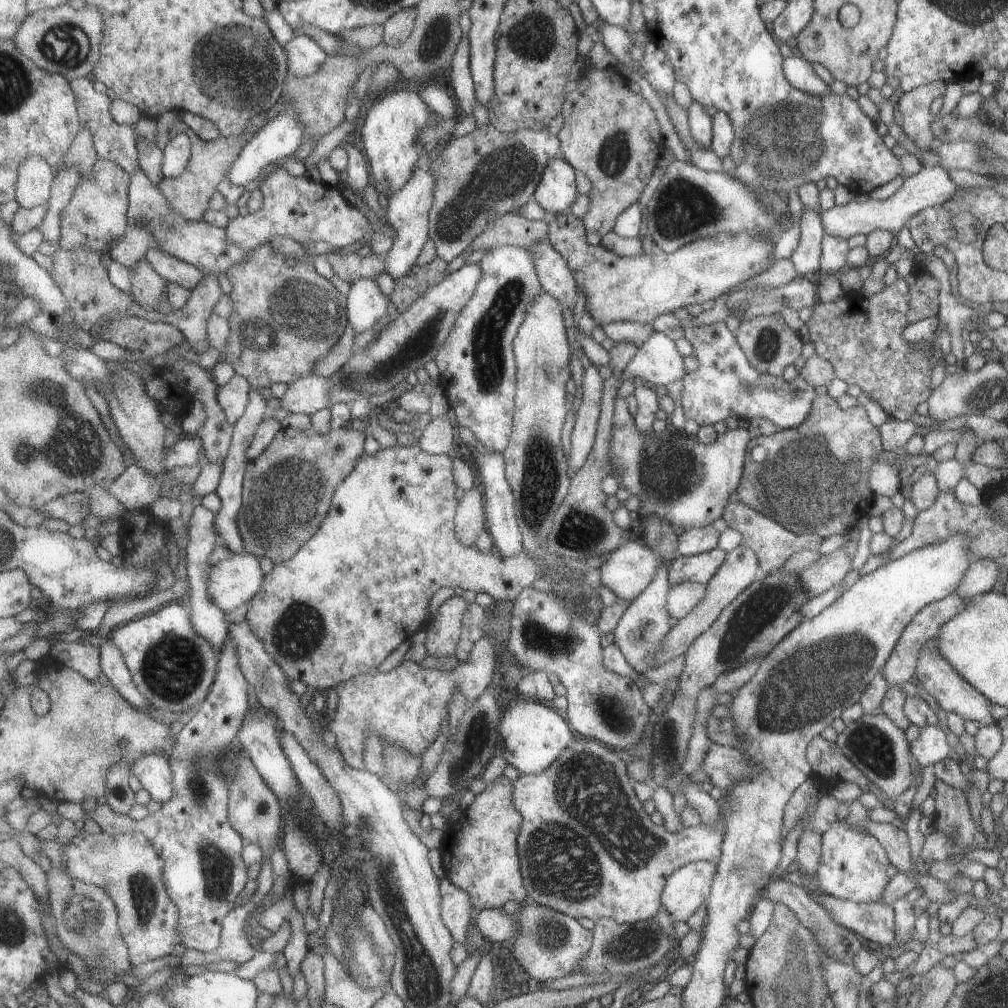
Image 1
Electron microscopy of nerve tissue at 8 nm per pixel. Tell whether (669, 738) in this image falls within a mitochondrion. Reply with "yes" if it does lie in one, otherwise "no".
yes

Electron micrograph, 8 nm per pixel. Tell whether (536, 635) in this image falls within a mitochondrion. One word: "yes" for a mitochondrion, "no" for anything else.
yes

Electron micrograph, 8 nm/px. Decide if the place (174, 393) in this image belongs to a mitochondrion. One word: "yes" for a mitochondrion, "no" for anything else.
no

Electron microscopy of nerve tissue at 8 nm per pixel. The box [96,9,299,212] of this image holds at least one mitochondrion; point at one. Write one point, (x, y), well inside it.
(236, 66)

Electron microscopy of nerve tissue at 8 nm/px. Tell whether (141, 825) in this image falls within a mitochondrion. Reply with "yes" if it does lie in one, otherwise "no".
no

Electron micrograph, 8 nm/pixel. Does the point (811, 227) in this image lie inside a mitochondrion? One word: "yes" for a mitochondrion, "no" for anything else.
no

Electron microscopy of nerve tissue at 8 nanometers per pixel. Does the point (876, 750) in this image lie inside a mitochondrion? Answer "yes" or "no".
yes

